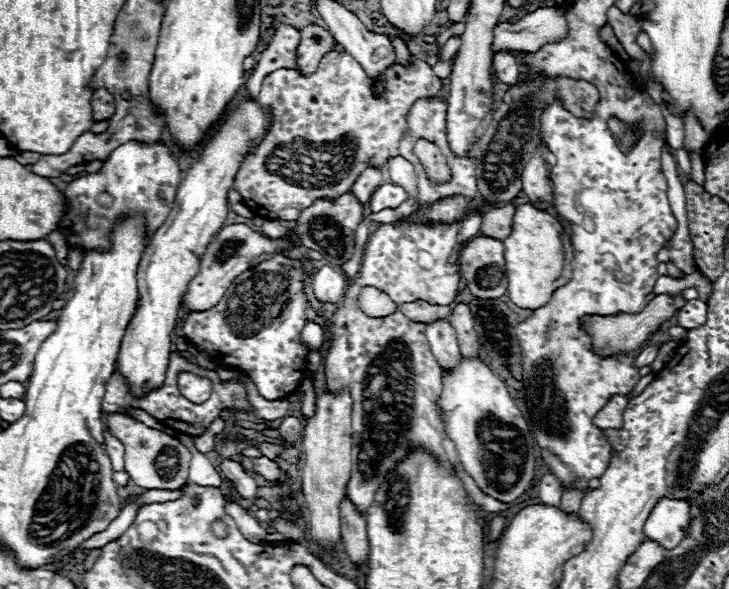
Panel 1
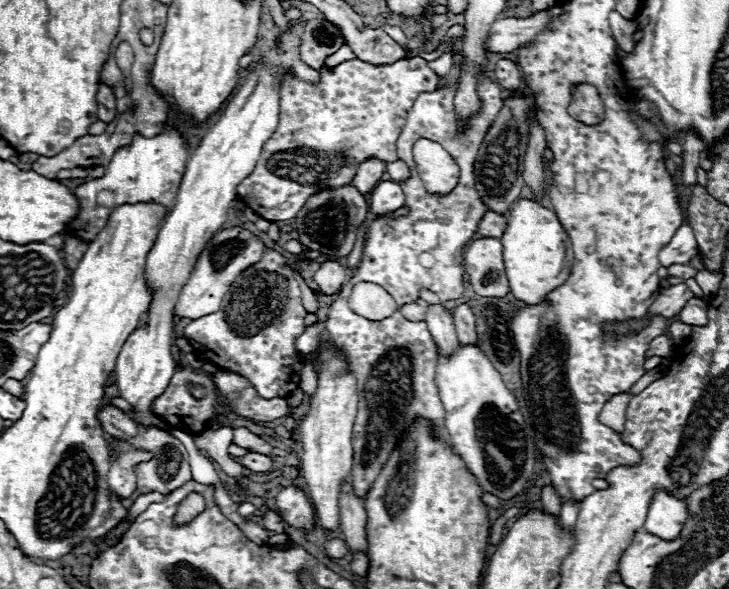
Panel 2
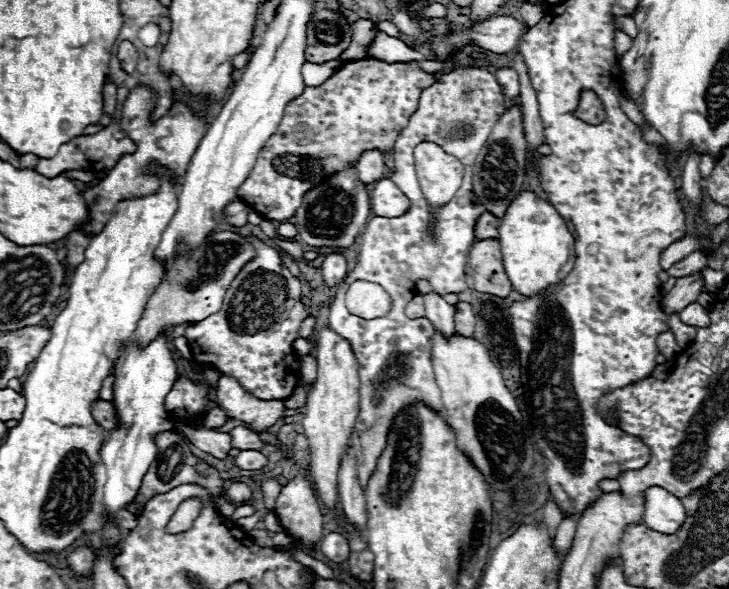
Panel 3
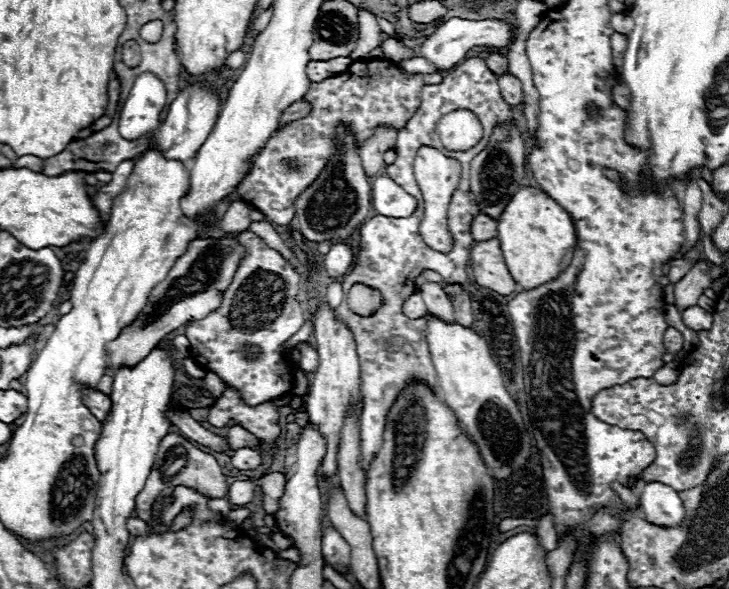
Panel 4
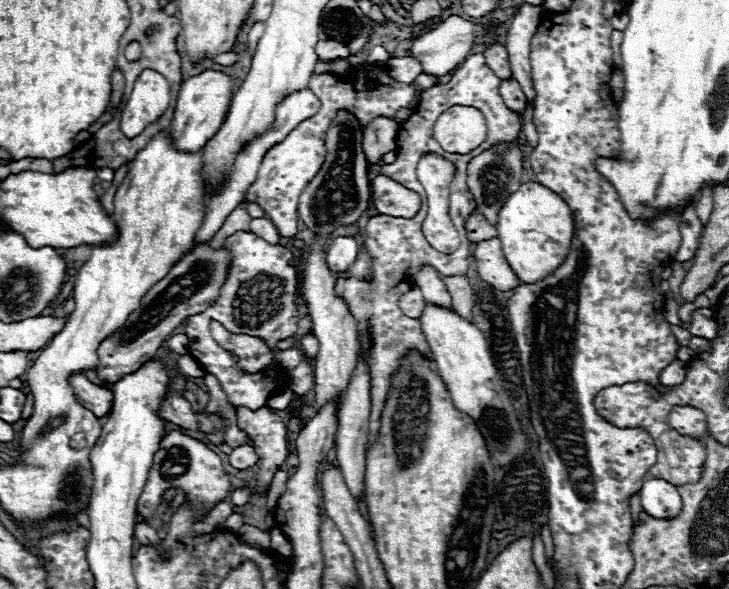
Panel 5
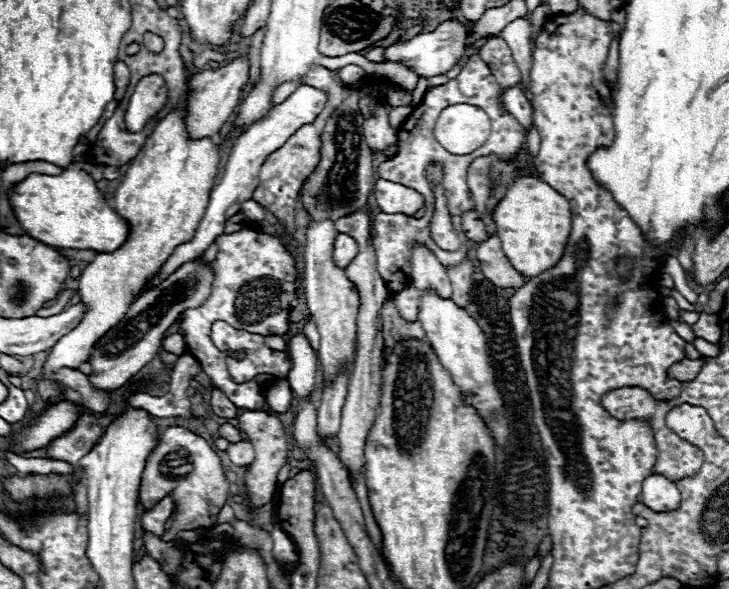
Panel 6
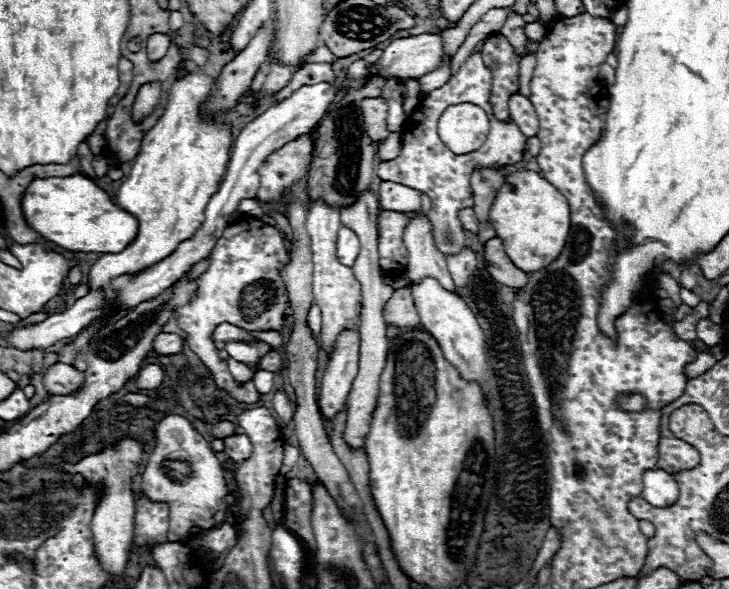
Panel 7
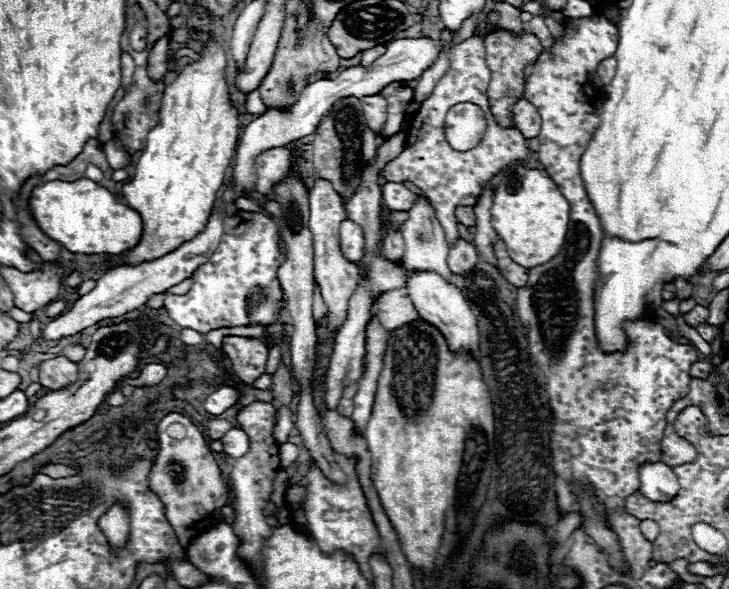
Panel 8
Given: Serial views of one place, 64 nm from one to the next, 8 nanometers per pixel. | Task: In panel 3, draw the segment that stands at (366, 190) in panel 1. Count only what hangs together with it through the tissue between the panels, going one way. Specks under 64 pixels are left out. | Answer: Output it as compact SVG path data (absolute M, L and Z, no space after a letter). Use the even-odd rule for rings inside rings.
M366 150L358 158L358 174L364 184L376 182L376 178L382 178L386 174L386 166L382 162L382 152L380 150Z

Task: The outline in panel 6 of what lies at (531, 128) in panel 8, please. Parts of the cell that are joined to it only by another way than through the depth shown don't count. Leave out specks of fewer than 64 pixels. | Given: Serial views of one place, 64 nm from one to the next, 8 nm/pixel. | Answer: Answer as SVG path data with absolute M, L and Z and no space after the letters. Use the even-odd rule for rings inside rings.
M520 86L508 88L504 92L504 106L520 122L520 126L524 126L524 132L528 132L532 126L532 106L524 92L520 90Z

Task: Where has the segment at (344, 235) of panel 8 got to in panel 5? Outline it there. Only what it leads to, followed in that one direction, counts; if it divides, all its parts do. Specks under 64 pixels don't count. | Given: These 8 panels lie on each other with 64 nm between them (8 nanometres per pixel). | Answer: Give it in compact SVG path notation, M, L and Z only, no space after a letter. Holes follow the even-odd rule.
M338 236L332 240L328 250L328 266L334 272L344 272L358 256L358 242L348 236Z

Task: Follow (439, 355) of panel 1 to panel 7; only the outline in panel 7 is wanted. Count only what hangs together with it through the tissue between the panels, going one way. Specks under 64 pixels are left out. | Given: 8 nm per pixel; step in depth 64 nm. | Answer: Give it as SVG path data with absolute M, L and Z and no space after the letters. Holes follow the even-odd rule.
M414 212L410 224L404 230L404 244L408 246L406 276L412 282L430 276L436 278L442 284L442 288L454 290L454 282L446 266L446 256L440 254L436 246L434 228L426 214L420 216L420 212Z

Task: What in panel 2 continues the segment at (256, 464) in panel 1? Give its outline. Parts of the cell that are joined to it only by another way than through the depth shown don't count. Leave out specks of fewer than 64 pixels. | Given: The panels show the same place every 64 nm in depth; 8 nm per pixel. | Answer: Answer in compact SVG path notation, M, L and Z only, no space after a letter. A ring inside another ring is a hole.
M248 452L246 456L240 458L240 464L252 472L270 472L272 470L272 458L258 454L258 452Z

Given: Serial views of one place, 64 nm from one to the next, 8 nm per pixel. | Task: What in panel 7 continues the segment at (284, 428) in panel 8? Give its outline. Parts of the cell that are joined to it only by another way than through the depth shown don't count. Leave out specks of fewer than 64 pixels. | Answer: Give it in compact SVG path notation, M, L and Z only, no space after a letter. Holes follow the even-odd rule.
M276 392L276 396L272 398L272 408L274 408L274 414L278 416L280 430L286 428L286 424L292 420L292 414L294 414L294 406L292 406L288 394L286 392Z

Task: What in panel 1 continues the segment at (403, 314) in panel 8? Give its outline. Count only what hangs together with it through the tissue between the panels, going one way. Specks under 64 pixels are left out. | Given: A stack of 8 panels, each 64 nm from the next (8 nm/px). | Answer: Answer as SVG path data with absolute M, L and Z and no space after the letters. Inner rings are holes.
M410 302L410 304L404 304L400 310L410 320L424 322L424 324L430 324L436 318L448 318L452 312L450 306L436 306L436 304L428 304L428 302Z

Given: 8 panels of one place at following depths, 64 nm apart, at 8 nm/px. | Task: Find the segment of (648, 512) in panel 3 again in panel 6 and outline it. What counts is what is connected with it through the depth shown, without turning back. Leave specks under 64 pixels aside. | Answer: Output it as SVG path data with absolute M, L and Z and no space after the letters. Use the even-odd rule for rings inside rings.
M650 474L644 478L644 486L640 492L640 500L656 512L670 512L680 506L680 492L676 482L668 480L662 474Z

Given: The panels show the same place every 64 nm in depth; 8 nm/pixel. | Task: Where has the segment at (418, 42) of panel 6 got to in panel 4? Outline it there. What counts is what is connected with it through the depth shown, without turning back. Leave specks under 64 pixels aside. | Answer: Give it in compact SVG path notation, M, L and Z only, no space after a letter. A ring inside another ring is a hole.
M450 18L440 28L436 28L430 36L426 36L426 40L420 44L418 56L426 58L438 72L442 72L442 70L450 70L456 64L460 64L472 46L490 46L494 50L502 50L504 46L510 44L512 36L514 36L512 24L502 22L502 20L478 20L478 22L474 22L474 20Z

